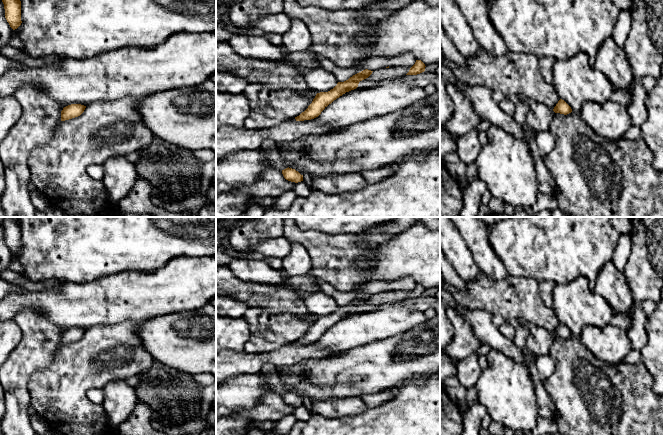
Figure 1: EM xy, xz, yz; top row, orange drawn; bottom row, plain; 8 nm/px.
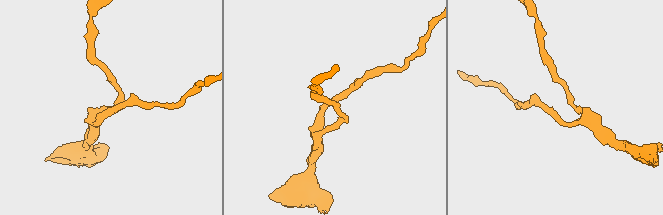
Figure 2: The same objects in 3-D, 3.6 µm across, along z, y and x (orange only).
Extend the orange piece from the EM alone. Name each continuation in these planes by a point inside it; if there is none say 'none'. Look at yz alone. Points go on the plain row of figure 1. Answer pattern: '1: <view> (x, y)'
none

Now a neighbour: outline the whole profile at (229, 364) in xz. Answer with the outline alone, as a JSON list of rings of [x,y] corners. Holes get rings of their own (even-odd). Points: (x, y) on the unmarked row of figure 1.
[[[295,342],[259,354],[221,351],[216,354],[216,384],[238,376],[262,374],[262,367],[265,364],[271,364],[276,370],[282,370],[308,360],[323,360],[339,353],[331,349],[319,348],[314,343],[297,345]]]

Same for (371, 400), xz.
[[[383,390],[369,394],[363,394],[361,396],[362,400],[366,404],[367,408],[373,408],[380,406],[389,400],[394,398],[393,390]]]

